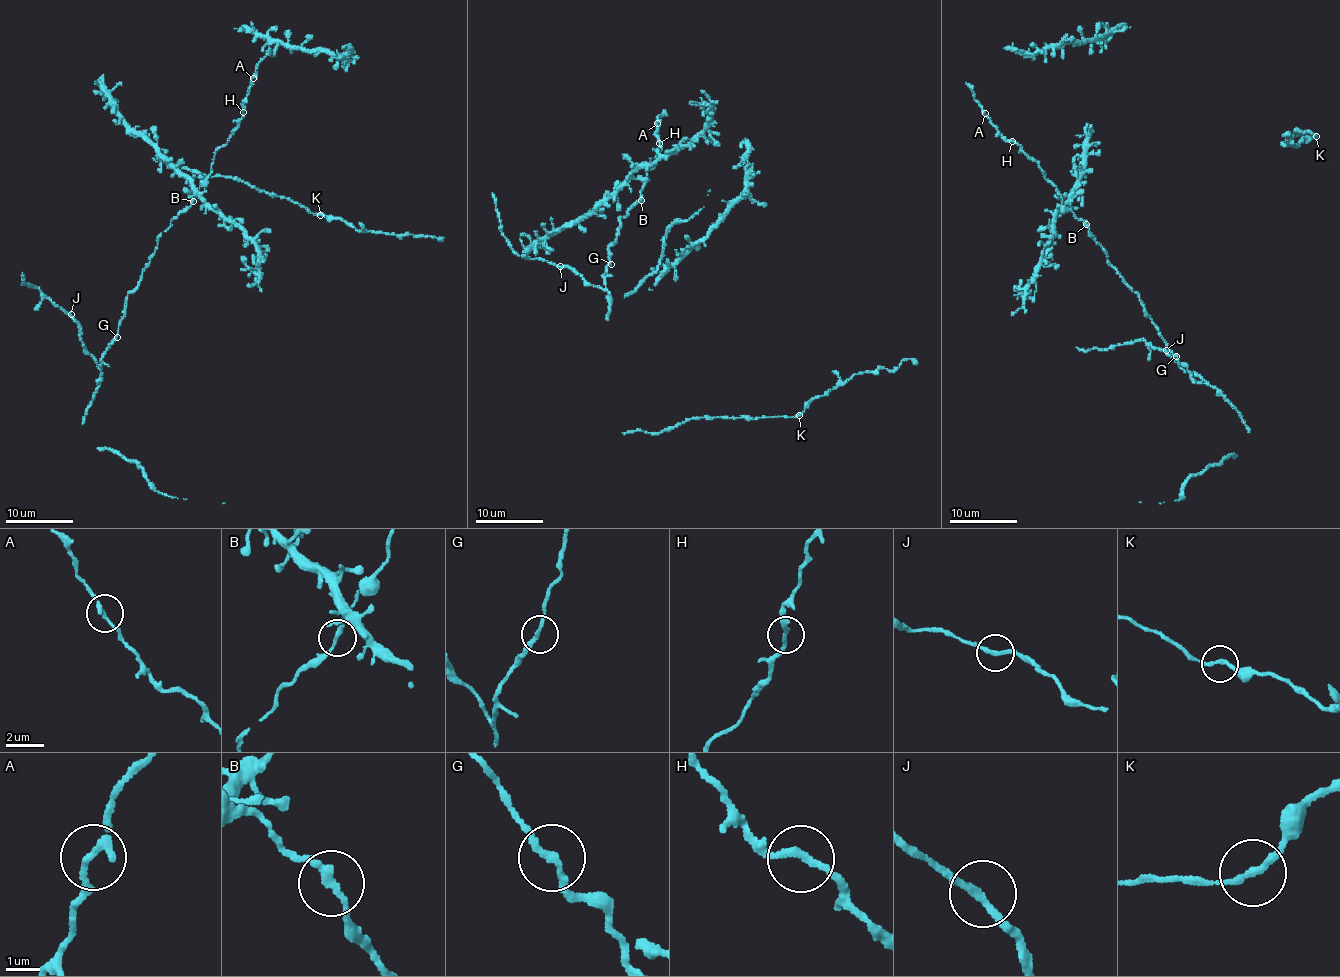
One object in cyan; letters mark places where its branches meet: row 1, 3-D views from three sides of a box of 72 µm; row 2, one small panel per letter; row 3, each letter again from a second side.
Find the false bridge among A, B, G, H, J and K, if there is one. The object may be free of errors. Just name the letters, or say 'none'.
none

